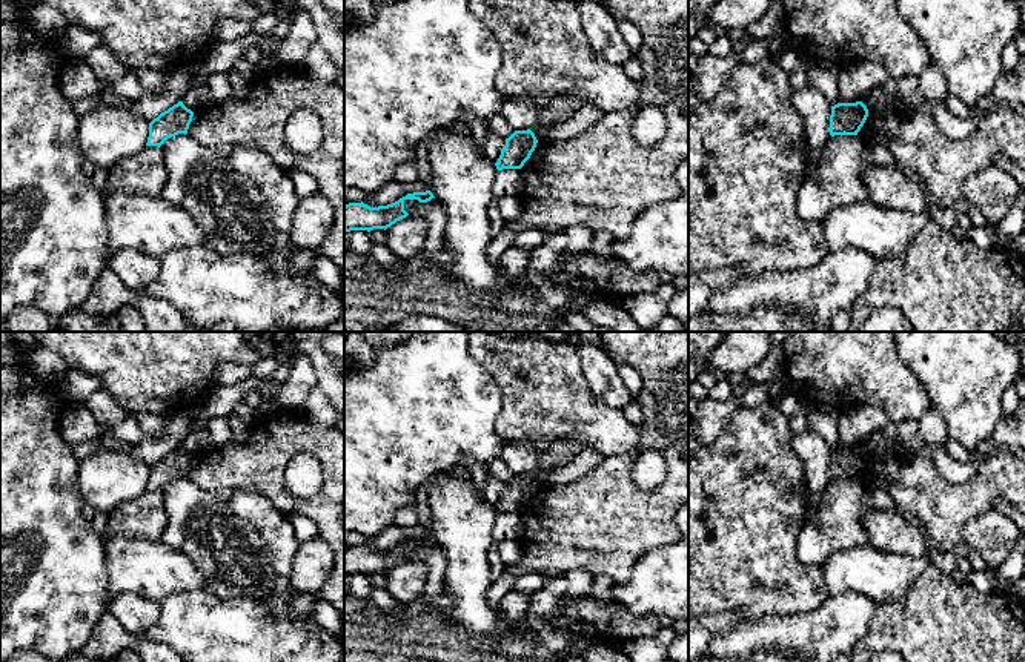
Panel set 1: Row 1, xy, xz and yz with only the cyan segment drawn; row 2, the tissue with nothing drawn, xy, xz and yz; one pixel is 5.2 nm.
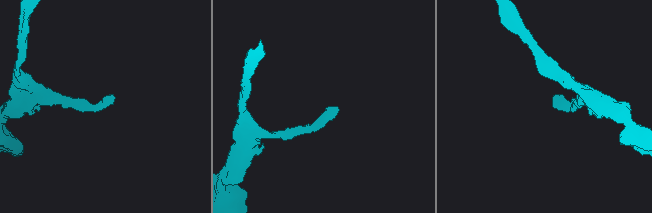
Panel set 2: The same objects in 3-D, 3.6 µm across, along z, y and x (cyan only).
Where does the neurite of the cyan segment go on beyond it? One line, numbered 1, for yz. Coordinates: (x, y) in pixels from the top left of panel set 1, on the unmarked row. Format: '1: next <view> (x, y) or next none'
1: next none

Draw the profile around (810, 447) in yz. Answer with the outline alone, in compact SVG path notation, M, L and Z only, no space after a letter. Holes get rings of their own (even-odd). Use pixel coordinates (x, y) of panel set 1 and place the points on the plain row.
M807 429L804 433L791 433L790 444L802 459L808 487L808 519L813 519L819 498L830 479L831 449L821 435Z

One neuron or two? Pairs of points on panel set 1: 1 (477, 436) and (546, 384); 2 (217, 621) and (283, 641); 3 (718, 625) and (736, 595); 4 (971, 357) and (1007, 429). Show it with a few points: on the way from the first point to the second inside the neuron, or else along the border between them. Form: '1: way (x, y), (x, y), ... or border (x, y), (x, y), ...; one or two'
1: border (498, 387), (501, 410), (497, 433), (506, 441); two
2: way (234, 632), (240, 632), (252, 641), (266, 641); one
3: border (704, 615), (738, 612), (747, 621); two
4: border (1004, 413), (998, 427), (981, 447); two

